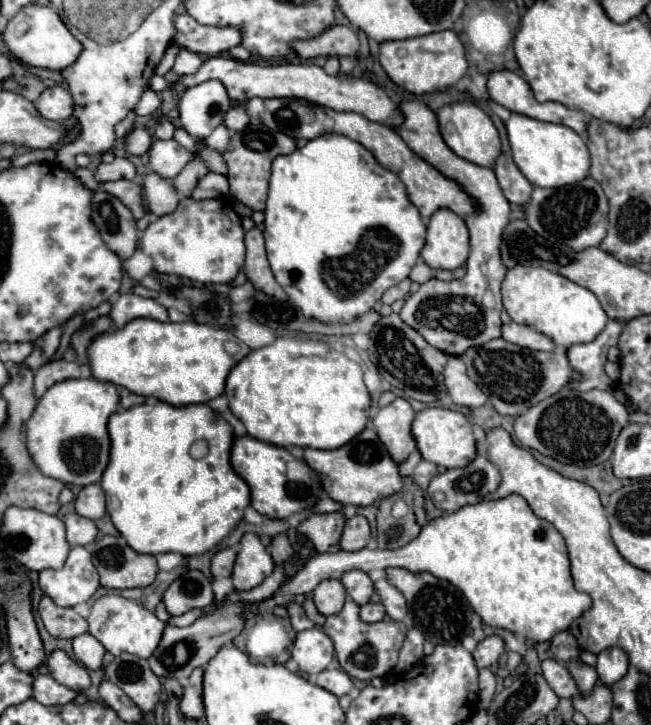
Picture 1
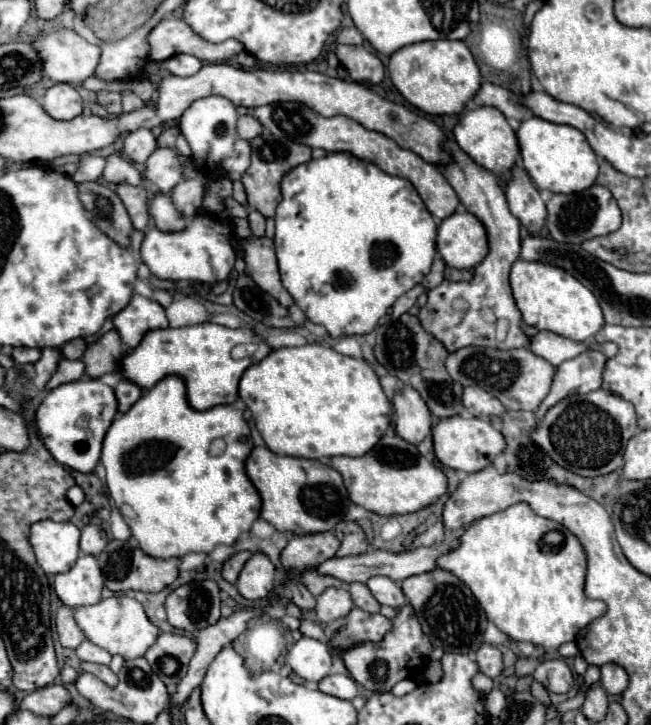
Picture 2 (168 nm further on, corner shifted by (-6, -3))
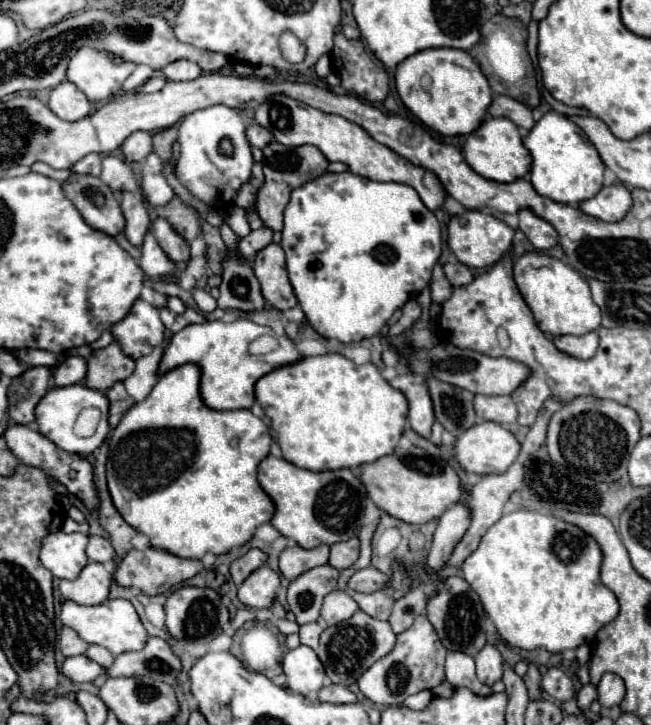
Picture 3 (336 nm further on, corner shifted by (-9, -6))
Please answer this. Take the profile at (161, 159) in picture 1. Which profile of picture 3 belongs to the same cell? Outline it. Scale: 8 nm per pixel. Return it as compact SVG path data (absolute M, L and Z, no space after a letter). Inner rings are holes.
M151 152L145 158L143 170L141 170L141 190L145 200L151 206L165 206L175 196L171 186L161 174L161 168L163 168L163 160L155 152Z

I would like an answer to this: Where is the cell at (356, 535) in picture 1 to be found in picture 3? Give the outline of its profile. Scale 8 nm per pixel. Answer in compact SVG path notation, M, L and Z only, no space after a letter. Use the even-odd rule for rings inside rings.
M351 538L347 542L331 546L331 556L327 564L341 572L345 568L351 568L357 558L359 558L359 538Z

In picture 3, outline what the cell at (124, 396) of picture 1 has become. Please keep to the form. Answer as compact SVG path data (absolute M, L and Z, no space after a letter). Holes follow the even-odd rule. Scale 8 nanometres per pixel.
M117 382L115 386L111 386L107 392L105 392L107 400L109 400L109 424L112 429L114 429L123 414L135 404L135 400L127 394L123 382Z

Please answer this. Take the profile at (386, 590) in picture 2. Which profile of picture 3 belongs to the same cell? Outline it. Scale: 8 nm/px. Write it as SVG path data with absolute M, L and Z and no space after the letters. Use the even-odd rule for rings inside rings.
M369 566L369 568L357 570L347 580L347 592L375 592L375 590L383 588L387 582L389 582L387 574L383 574L377 568Z

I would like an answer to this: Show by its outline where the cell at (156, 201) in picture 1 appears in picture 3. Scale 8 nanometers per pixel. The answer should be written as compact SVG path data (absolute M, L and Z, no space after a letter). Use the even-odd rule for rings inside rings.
M157 218L153 222L153 234L161 246L161 250L167 254L169 260L175 264L185 264L189 262L189 246L187 242L171 228L171 224L165 218Z

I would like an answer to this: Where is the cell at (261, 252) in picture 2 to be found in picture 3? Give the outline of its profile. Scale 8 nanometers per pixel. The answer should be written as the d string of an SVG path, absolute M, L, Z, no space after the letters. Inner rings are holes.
M269 244L259 250L253 262L255 276L261 282L261 294L277 310L297 306L297 296L291 288L285 266L285 254L279 244Z

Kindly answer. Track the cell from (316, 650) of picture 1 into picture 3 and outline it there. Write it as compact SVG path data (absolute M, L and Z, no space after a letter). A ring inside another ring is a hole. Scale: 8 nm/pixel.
M309 646L289 650L283 658L283 672L287 676L287 688L303 696L315 696L325 682L325 670Z

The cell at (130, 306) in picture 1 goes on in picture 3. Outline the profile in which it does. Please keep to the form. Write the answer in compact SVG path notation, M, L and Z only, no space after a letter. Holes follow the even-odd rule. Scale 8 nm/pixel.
M137 300L129 314L111 328L111 334L133 360L151 354L153 348L165 342L165 326L159 318L159 310L145 300Z

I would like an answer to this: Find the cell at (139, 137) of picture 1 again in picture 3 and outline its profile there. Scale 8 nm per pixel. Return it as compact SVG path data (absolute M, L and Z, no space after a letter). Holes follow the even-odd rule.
M133 132L123 144L121 144L123 156L127 162L141 162L147 158L151 148L151 134L149 132Z

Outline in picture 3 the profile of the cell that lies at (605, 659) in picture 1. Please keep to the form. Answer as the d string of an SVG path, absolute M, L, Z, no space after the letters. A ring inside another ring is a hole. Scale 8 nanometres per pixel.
M605 674L601 682L597 684L597 694L599 694L599 702L603 708L619 706L625 696L625 684L621 682L617 674Z

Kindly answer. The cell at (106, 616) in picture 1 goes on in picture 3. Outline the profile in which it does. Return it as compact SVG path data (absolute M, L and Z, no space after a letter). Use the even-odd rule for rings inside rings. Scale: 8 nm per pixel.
M65 600L59 618L65 626L73 628L87 644L105 646L113 656L129 650L141 650L149 638L145 626L141 624L129 600L105 600L103 604L97 604L97 606L79 606L71 600Z

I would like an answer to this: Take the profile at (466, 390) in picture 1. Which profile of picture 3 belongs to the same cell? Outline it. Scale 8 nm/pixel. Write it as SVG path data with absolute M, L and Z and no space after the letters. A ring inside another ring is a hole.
M475 396L475 412L479 420L491 420L499 424L517 422L517 406L509 396Z

